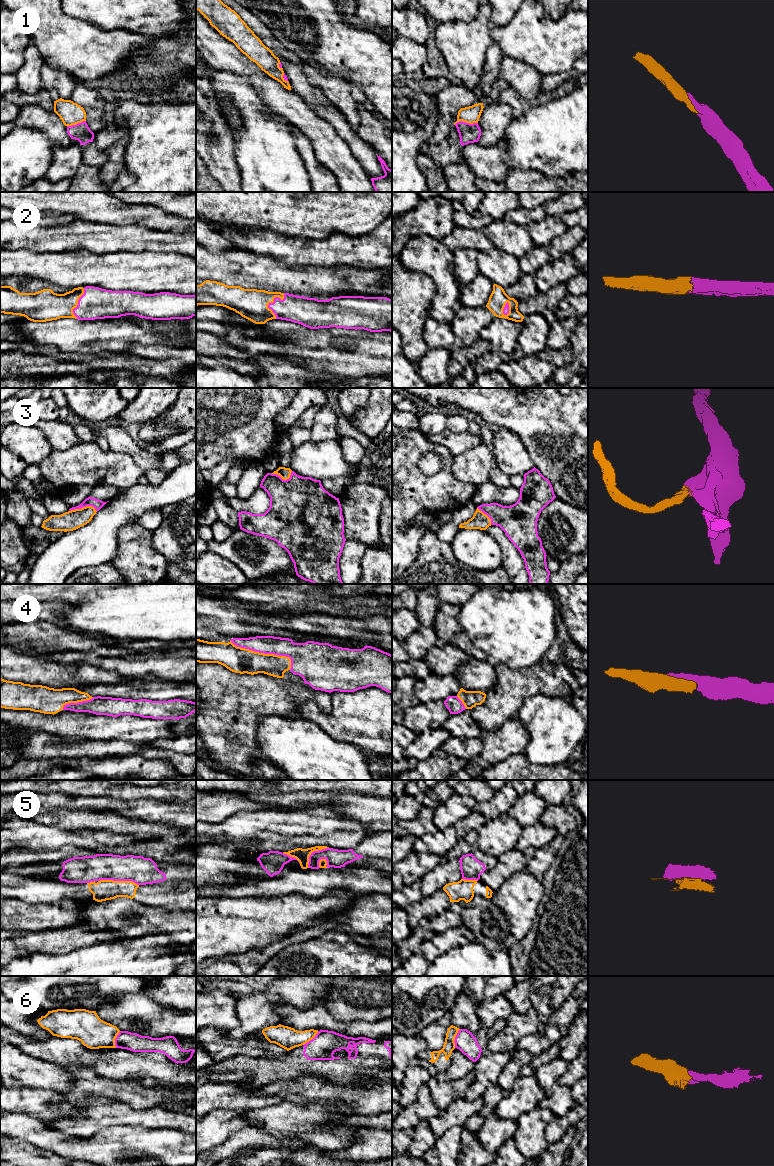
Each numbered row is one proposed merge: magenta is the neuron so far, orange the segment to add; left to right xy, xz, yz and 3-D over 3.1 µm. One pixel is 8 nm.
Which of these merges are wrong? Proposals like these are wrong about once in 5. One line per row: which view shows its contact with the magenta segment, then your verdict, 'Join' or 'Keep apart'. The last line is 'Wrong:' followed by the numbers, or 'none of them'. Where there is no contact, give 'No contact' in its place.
1: Touches magenta in yz. Keep apart
2: Touches magenta in xz. Join
3: Touches magenta in xy. Join
4: Touches magenta in xz. Join
5: Touches magenta in xy. Keep apart
6: Touches magenta in yz. Keep apart
Wrong: 1, 5, 6

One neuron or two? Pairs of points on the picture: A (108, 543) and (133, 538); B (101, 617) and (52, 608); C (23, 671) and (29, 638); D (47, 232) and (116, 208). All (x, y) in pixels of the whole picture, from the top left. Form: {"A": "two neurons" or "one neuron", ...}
{"A": "two neurons", "B": "two neurons", "C": "two neurons", "D": "two neurons"}

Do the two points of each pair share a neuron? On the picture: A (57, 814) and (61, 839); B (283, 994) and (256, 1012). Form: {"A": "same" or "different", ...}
{"A": "different", "B": "same"}

